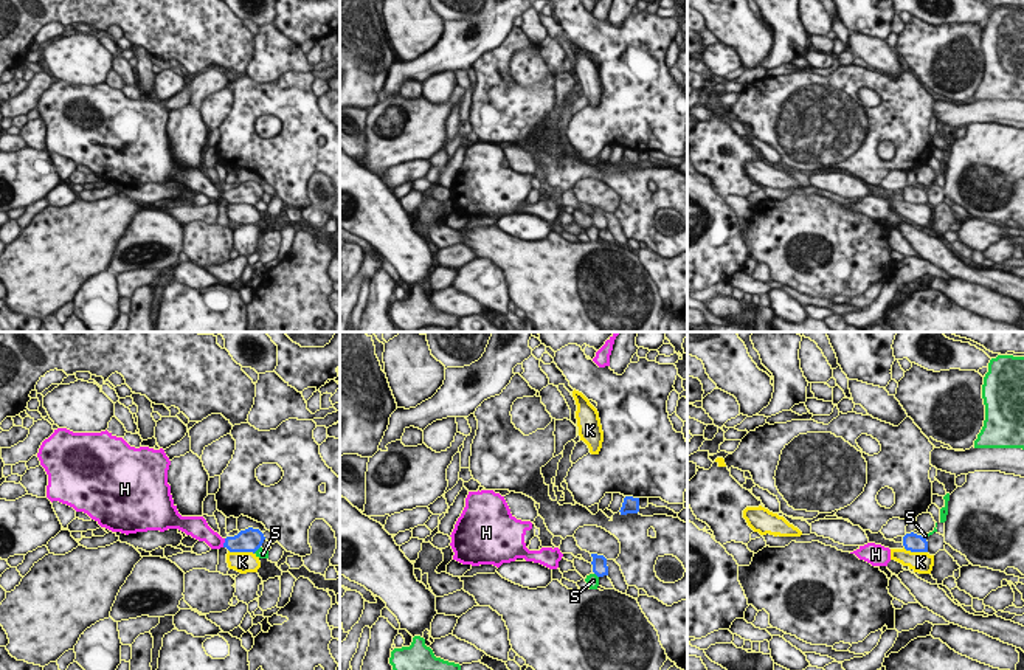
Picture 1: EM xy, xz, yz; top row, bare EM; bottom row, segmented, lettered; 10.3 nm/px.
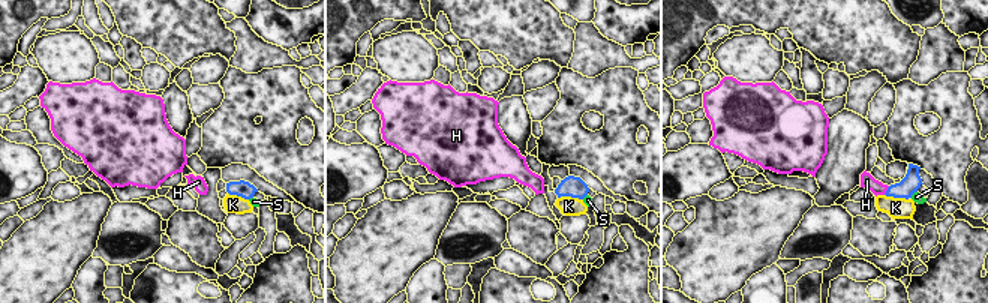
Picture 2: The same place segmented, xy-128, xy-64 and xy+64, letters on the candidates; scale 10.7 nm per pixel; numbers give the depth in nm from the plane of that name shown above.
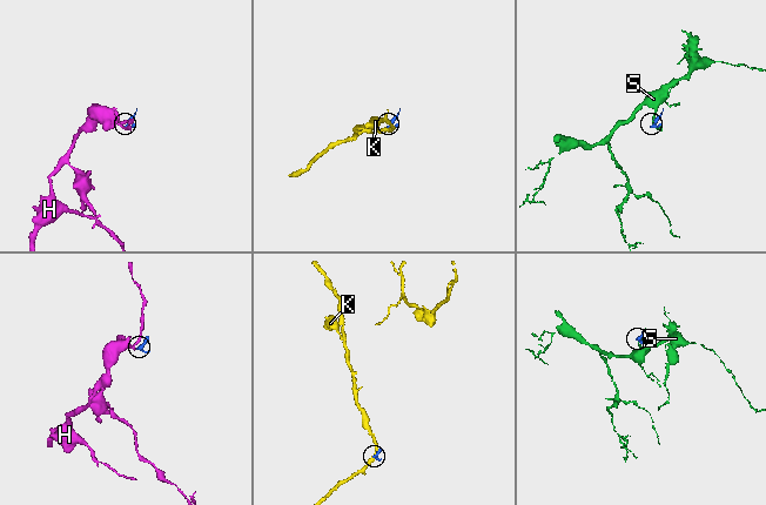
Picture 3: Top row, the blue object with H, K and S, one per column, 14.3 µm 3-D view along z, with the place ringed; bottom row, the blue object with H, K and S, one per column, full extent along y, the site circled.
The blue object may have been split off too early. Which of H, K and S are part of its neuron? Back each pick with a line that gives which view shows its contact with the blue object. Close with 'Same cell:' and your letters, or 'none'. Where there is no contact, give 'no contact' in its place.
H: meets blue in xy
Same cell: H

